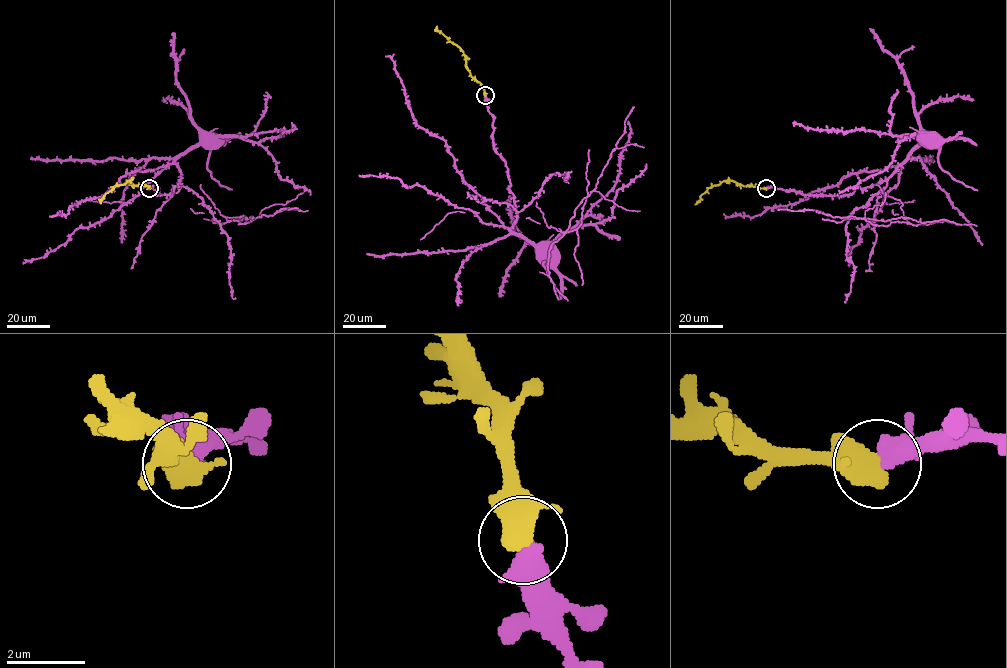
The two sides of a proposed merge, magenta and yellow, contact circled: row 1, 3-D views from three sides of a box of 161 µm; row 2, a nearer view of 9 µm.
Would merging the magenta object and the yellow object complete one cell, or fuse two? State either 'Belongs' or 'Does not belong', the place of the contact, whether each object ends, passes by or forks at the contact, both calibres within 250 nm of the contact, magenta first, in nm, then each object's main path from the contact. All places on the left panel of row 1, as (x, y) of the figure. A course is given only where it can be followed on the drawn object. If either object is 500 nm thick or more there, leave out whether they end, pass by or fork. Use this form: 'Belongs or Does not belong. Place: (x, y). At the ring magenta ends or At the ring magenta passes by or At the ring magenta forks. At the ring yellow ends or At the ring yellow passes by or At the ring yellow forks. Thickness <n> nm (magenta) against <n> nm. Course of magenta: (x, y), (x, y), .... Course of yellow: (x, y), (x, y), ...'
Belongs. Place: (149, 188). Thickness 400 nm (magenta) against 500 nm. Course of magenta: (149, 187), (157, 190), (157, 194), (172, 194), (180, 178), (180, 170), (175, 161), (206, 135). Course of yellow: (149, 188), (135, 186), (128, 180), (115, 185), (101, 199), (101, 203)

